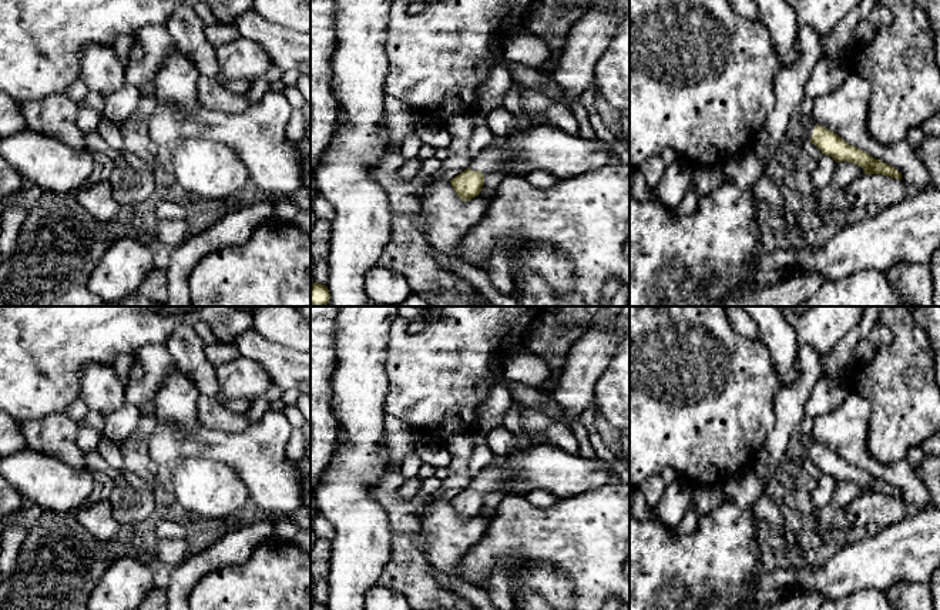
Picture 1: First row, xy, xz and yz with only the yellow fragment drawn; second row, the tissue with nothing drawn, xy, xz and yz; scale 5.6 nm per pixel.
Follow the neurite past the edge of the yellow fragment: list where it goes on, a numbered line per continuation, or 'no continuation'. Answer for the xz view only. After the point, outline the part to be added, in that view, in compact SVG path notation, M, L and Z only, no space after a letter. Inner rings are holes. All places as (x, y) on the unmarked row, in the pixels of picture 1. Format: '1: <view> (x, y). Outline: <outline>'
1: xz (544, 466). Outline: M537 445L526 450L510 453L501 462L491 462L483 467L476 477L470 480L471 490L480 490L483 495L498 495L508 482L521 482L526 487L520 496L526 496L530 490L544 489L557 499L568 499L583 492L600 489L612 482L617 475L608 463L601 459L587 459L571 455L554 445Z

